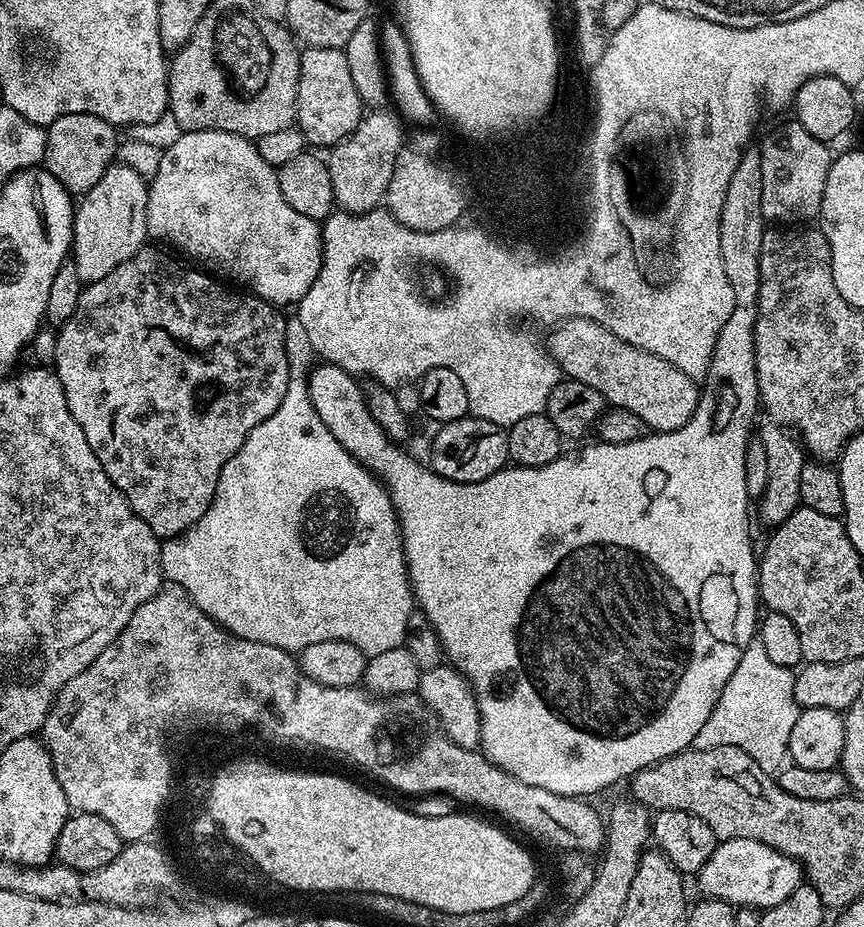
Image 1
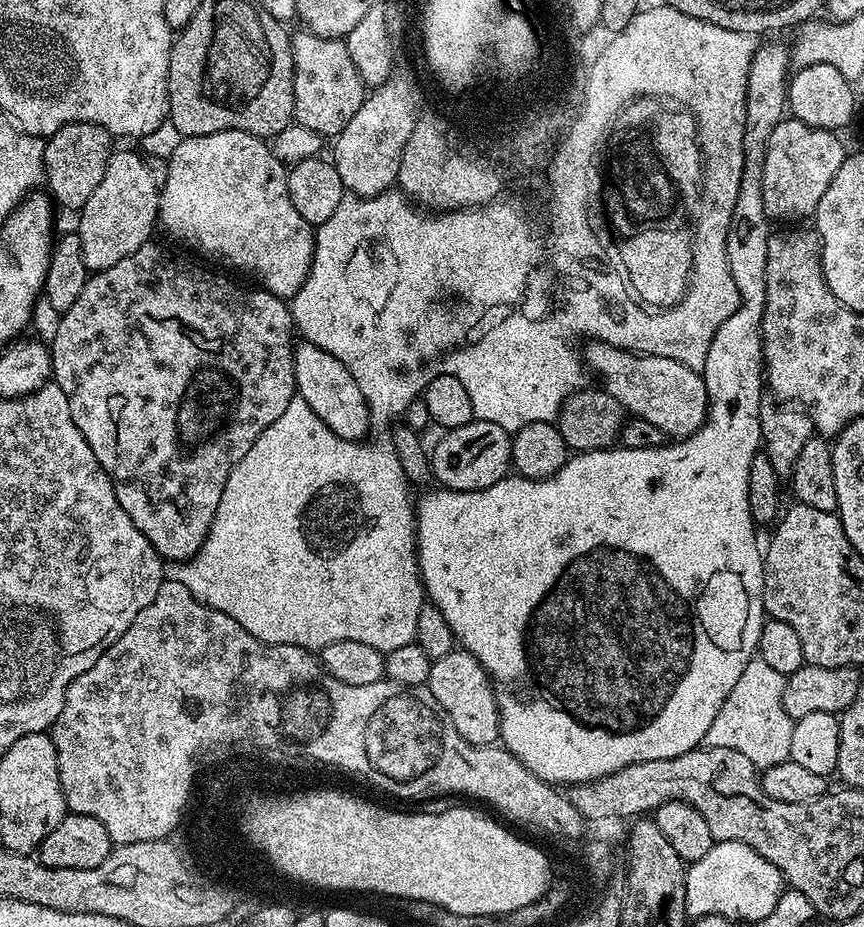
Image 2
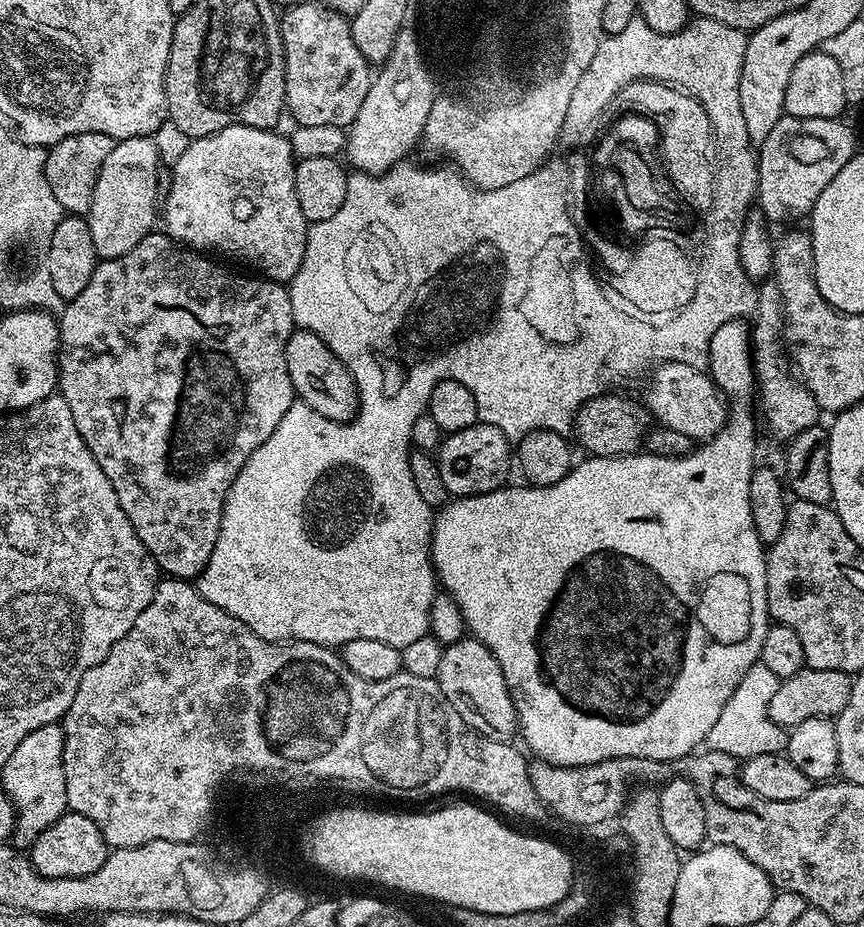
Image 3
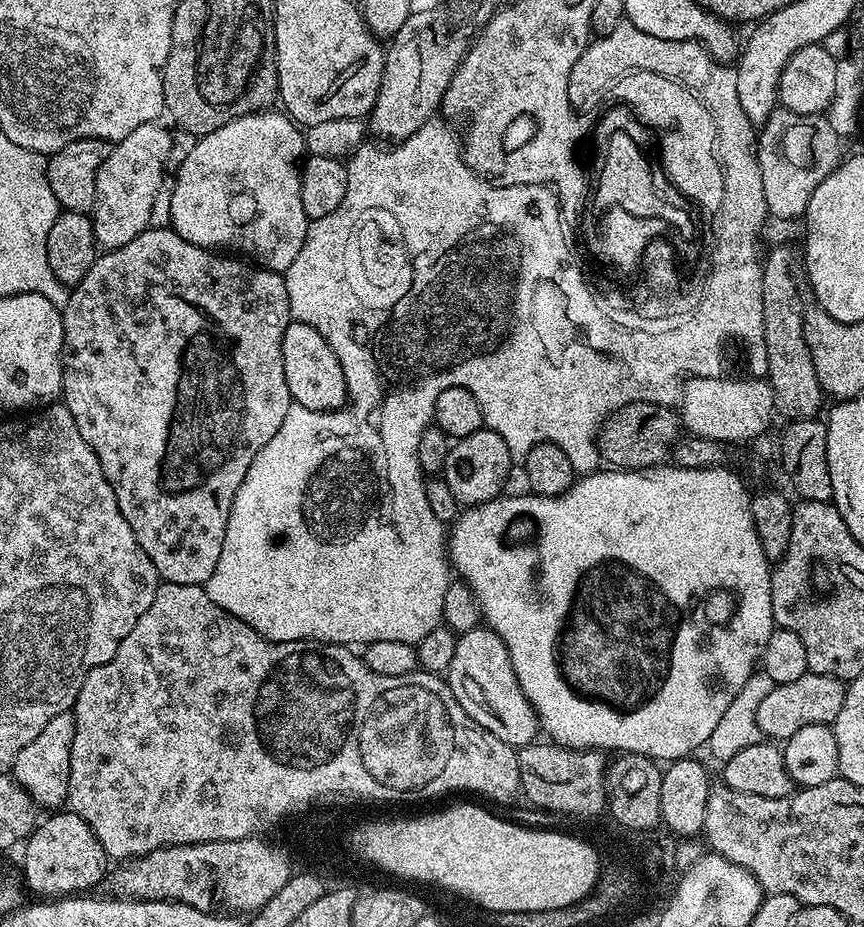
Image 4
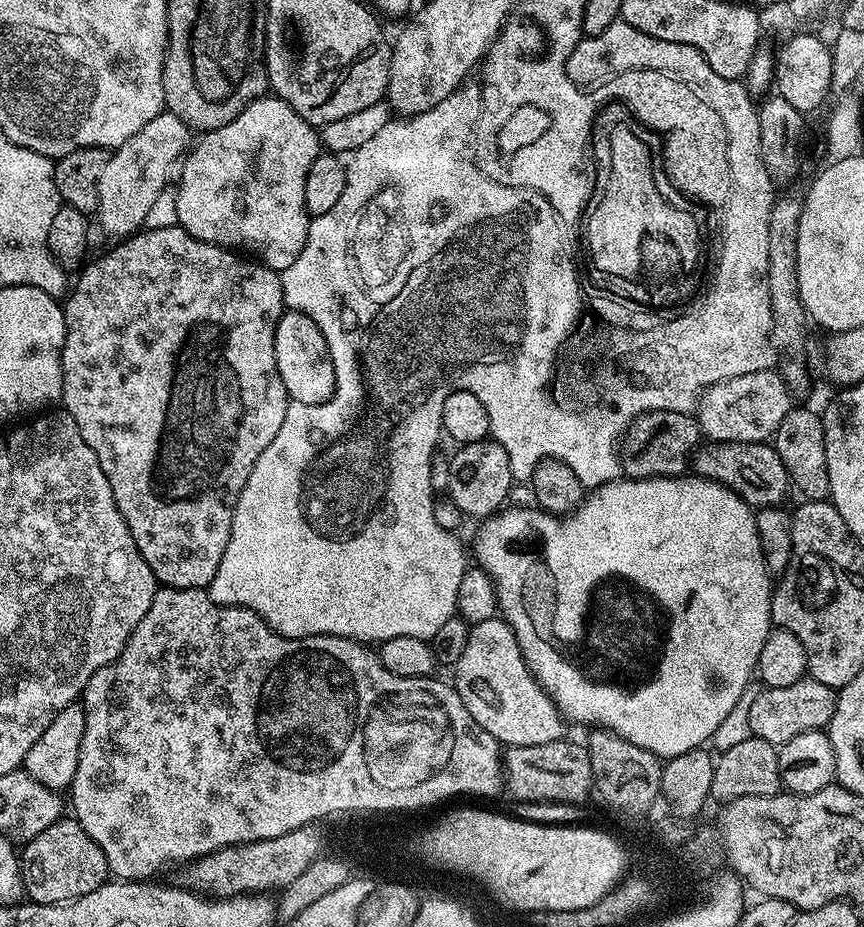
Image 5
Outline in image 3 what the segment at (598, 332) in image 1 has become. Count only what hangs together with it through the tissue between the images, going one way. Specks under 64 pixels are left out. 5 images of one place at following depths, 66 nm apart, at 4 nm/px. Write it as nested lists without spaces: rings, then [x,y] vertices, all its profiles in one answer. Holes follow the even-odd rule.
[[[670,362],[655,365],[651,369],[651,376],[652,389],[642,396],[642,403],[657,425],[678,430],[694,442],[707,442],[724,427],[728,419],[726,401],[707,371],[686,366],[682,362]]]

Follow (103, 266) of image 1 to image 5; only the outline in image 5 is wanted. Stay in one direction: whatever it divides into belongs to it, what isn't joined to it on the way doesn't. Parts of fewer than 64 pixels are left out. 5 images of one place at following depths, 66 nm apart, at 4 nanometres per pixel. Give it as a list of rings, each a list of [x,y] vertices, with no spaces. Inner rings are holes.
[[[165,110],[146,122],[146,126],[142,126],[134,138],[122,142],[122,146],[109,155],[102,178],[98,178],[100,202],[95,215],[100,216],[102,231],[109,232],[115,238],[127,238],[145,227],[146,216],[157,201],[158,194],[170,184],[168,175],[172,167],[174,172],[189,151],[188,135],[188,125],[183,124],[174,113]]]

